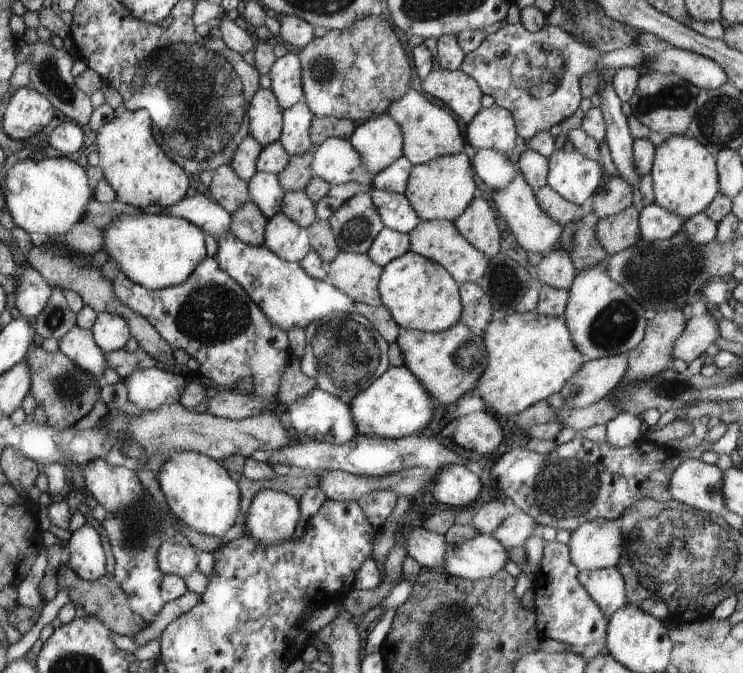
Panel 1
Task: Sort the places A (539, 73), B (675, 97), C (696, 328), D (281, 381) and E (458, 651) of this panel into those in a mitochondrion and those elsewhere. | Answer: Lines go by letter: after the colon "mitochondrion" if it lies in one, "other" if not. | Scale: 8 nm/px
A: mitochondrion
B: mitochondrion
C: other
D: other
E: mitochondrion

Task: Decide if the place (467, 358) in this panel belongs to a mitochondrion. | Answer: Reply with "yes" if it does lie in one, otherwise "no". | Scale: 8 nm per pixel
yes

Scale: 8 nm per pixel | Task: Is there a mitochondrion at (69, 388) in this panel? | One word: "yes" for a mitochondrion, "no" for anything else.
yes

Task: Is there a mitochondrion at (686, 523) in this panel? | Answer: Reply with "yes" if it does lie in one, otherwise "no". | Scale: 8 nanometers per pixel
yes

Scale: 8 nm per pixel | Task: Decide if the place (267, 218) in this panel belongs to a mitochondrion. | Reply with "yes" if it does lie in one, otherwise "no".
no

